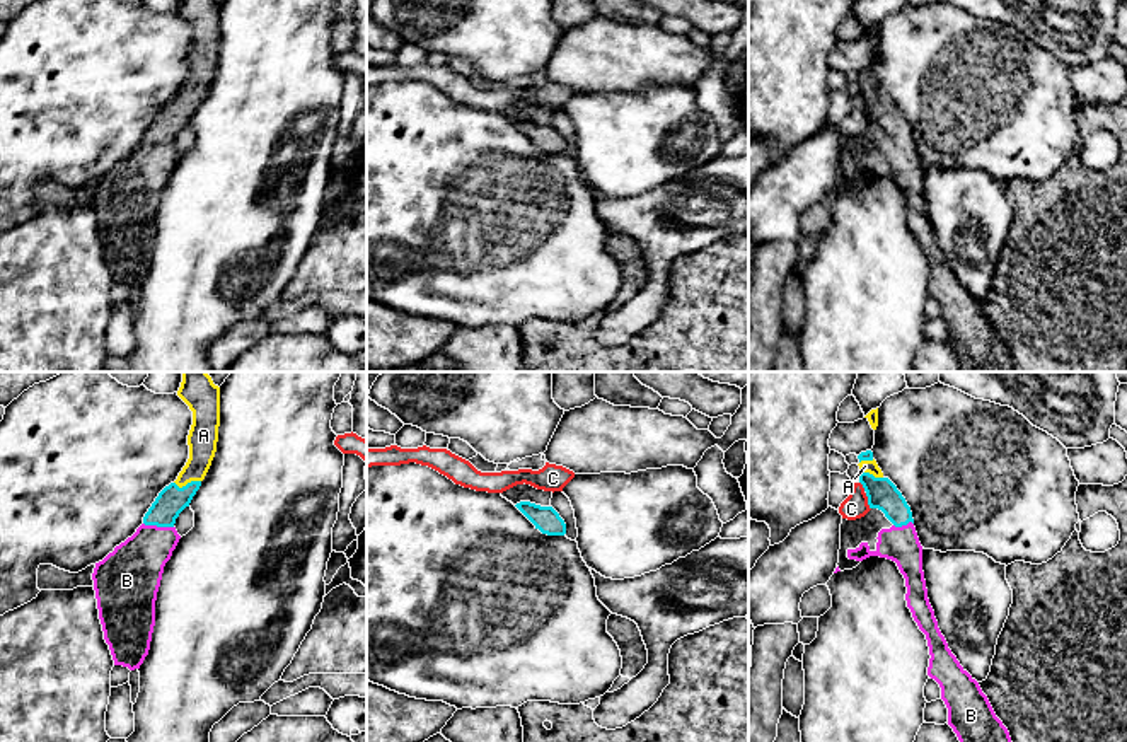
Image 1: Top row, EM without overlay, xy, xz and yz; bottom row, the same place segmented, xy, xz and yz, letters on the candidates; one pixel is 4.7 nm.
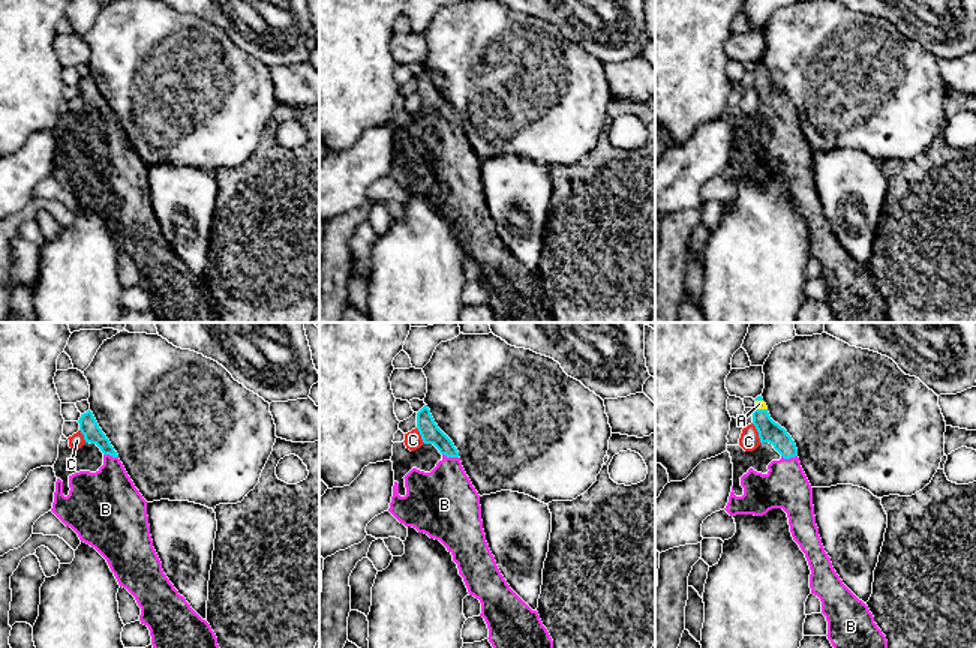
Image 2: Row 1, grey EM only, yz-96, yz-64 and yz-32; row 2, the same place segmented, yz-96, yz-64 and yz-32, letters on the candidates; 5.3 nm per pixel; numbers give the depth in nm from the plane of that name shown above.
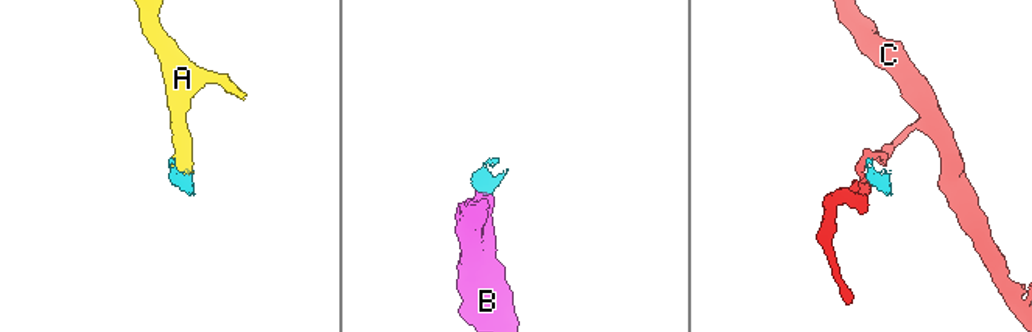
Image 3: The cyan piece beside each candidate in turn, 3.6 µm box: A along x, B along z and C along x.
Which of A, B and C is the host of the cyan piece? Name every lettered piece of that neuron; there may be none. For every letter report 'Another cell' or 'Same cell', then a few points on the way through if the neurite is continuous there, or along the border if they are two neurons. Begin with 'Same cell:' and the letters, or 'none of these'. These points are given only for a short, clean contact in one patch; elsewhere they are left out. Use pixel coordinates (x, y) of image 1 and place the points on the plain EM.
Same cell: A, B
A: Same cell. Path across: xy (171, 118), (188, 101), (200, 79), (203, 53)
B: Same cell. Path across: xy (171, 118), (161, 133), (159, 144), (157, 156), (133, 188)
C: Another cell. Boundary: yz (865, 111), (870, 127)

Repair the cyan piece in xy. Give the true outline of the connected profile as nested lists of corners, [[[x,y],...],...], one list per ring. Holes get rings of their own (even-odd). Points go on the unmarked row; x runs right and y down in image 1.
[[[181,0],[177,14],[193,29],[189,77],[177,97],[159,111],[136,150],[95,181],[92,191],[104,258],[114,283],[130,288],[140,287],[150,268],[164,184],[181,157],[176,136],[189,125],[217,70],[220,5]]]

